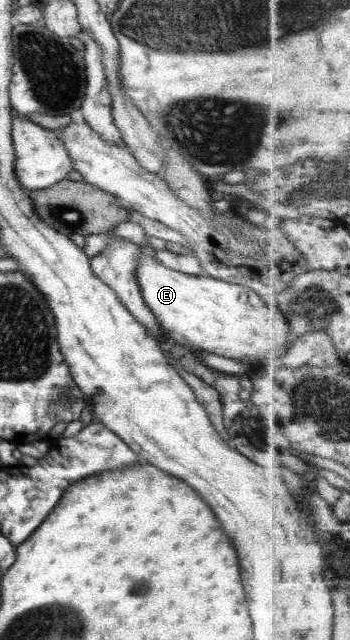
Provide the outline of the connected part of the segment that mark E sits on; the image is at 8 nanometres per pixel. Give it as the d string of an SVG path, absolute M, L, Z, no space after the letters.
M140 246L140 252L135 259L133 276L140 290L142 301L150 309L155 320L161 324L171 338L186 343L193 351L213 353L228 359L260 360L278 359L292 345L289 339L290 326L279 307L270 307L264 303L254 291L242 286L233 285L226 280L218 280L206 275L186 275L158 263L152 256L148 246Z

